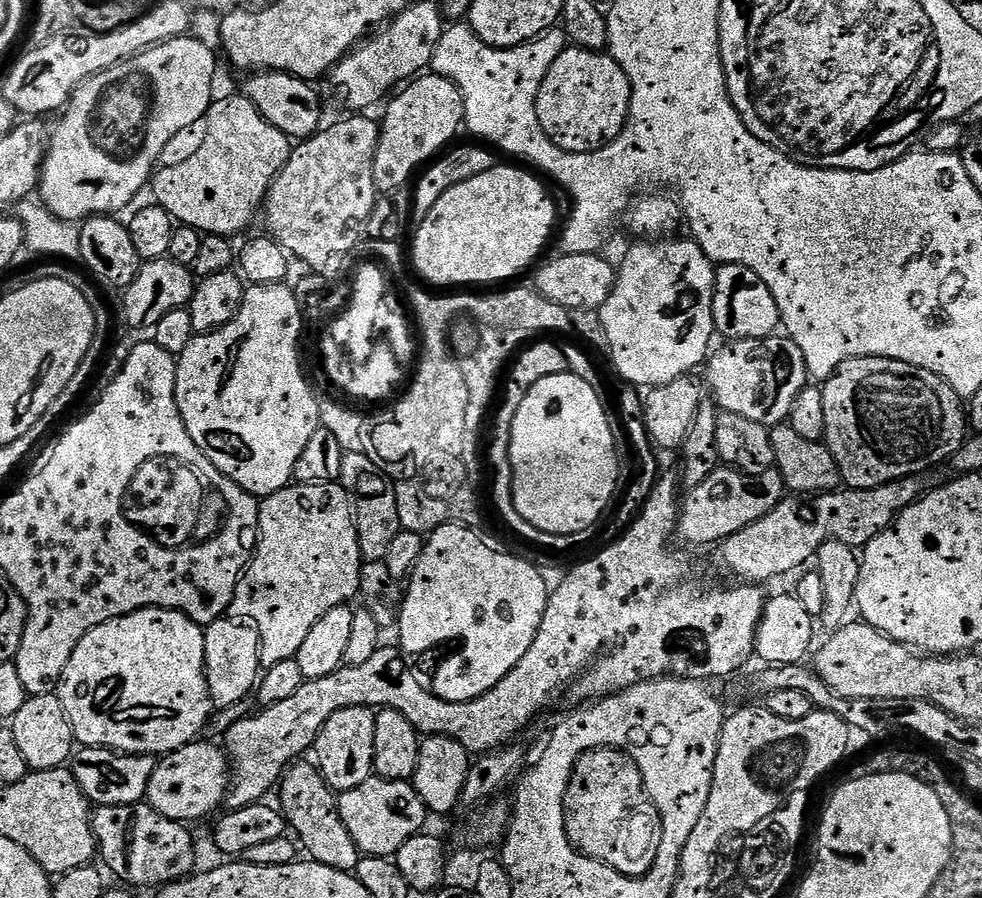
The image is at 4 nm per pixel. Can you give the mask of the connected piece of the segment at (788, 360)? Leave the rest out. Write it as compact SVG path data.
M773 334L765 340L733 340L721 345L706 361L706 388L717 409L742 414L742 418L750 418L750 422L758 422L769 430L785 423L794 398L798 398L810 380L802 350L784 334Z

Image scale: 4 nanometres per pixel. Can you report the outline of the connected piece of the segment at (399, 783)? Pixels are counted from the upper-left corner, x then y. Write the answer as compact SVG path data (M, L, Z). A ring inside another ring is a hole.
M373 774L362 786L341 792L338 796L340 817L350 830L350 838L359 846L364 856L395 857L396 852L410 838L421 835L430 819L426 802L412 783L406 780L383 780Z

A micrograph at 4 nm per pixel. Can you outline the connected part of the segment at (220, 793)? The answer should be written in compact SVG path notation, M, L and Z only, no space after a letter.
M204 743L182 746L157 763L146 800L154 810L158 810L158 814L166 814L166 818L171 820L189 822L210 815L219 804L225 803L230 787L230 761L219 747L216 749L214 745Z

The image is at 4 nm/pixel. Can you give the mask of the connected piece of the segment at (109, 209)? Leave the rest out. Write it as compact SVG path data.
M192 34L179 36L145 48L137 56L99 72L78 86L56 128L54 124L51 129L44 166L40 170L39 199L59 220L83 222L89 216L120 214L116 212L122 211L143 188L145 191L149 187L168 143L179 132L196 123L199 125L207 117L214 99L212 79L216 76L216 56L194 37Z

